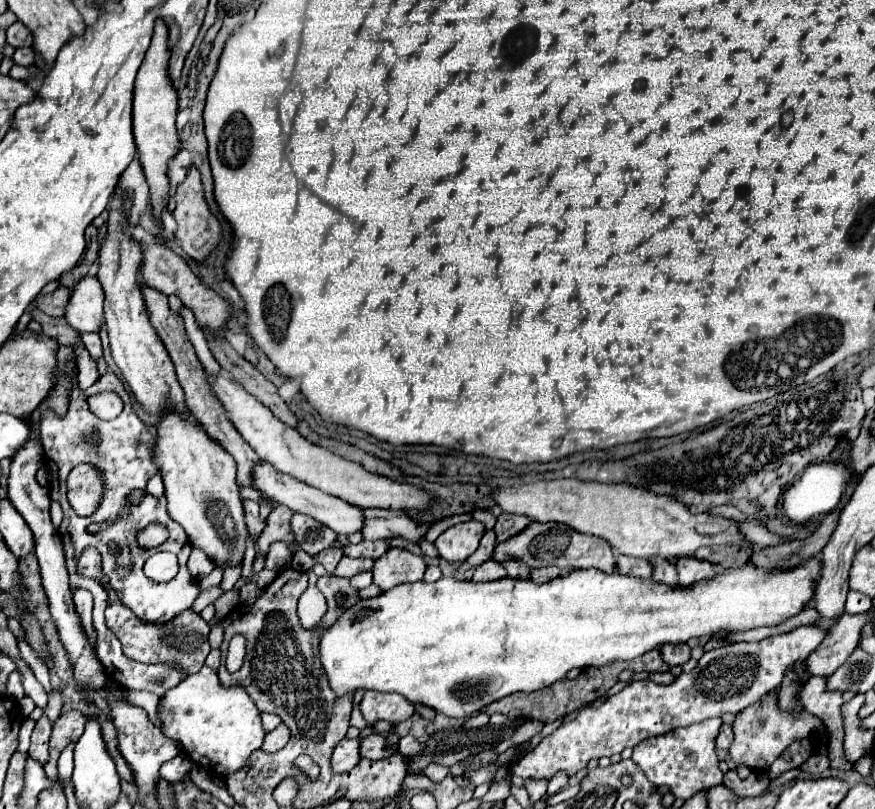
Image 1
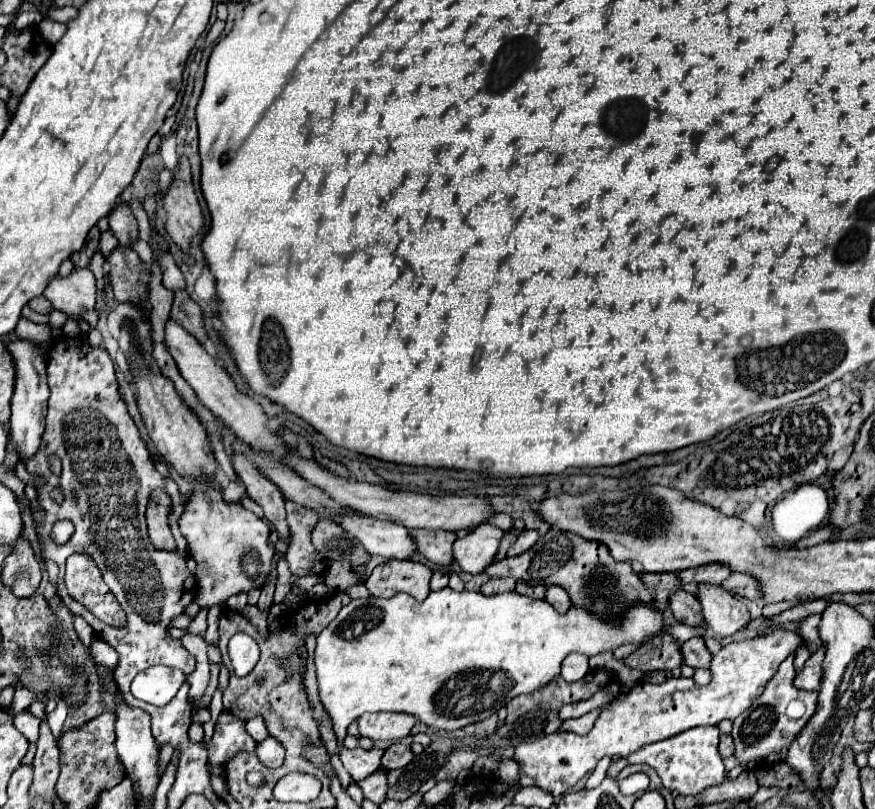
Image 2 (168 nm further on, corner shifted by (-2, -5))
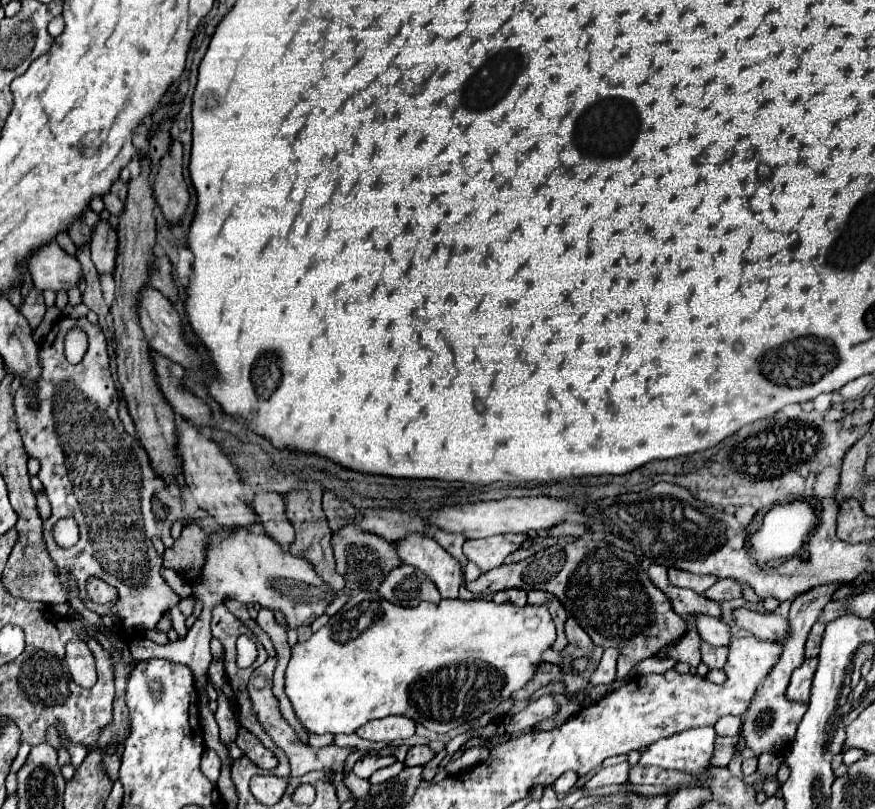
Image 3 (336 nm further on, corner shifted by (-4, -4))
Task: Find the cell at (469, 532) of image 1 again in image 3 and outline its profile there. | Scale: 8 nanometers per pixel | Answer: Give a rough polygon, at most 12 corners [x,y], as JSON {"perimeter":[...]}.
{"perimeter":[[528,535],[468,539],[464,555],[482,571],[500,567]]}

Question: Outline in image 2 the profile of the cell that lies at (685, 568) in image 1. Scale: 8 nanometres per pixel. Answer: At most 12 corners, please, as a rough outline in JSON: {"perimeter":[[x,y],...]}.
{"perimeter":[[720,584],[698,586],[704,624],[718,636],[742,630],[750,612]]}

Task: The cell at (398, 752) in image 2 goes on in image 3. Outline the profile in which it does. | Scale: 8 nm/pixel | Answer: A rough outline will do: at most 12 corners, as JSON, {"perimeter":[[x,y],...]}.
{"perimeter":[[414,745],[406,765],[426,765],[436,753],[428,745]]}

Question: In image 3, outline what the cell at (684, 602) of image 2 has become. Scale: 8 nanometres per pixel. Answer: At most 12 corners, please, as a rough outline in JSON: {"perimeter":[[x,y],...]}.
{"perimeter":[[708,615],[692,617],[698,633],[714,647],[730,645],[730,627]]}

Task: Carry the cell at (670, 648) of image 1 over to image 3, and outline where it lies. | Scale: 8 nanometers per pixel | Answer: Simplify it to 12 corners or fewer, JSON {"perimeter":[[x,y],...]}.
{"perimeter":[[702,643],[702,663],[722,669],[728,659],[728,647]]}

